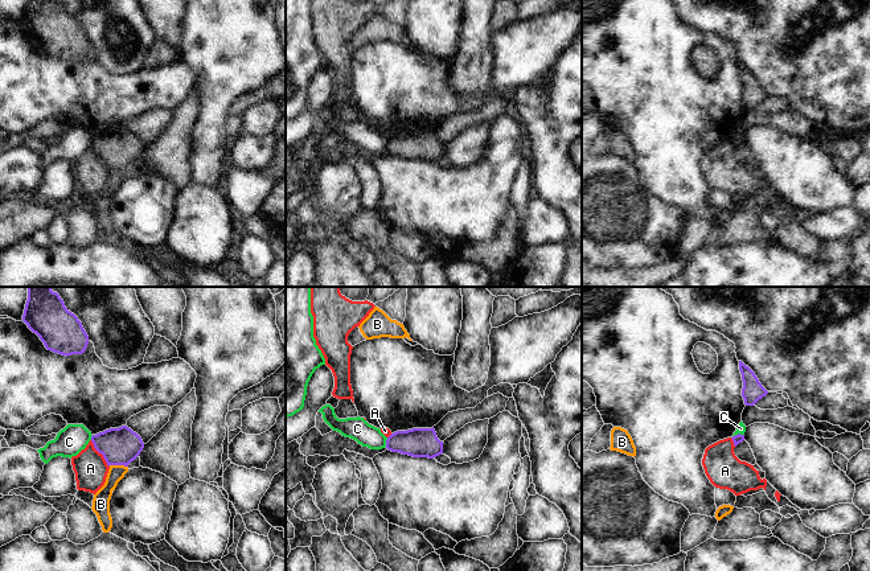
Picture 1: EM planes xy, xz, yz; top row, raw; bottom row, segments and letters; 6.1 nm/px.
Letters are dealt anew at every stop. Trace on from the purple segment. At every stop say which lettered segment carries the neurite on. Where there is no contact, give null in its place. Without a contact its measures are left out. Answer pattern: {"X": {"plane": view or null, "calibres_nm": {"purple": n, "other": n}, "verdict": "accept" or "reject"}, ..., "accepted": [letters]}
{"A": {"plane": "xy", "calibres_nm": {"purple": 220, "other": 200}, "verdict": "reject"}, "B": {"plane": "xy", "calibres_nm": {"purple": 220, "other": 100}, "verdict": "accept"}, "C": {"plane": "xz", "calibres_nm": {"purple": 180, "other": 140}, "verdict": "reject"}, "accepted": ["B"]}

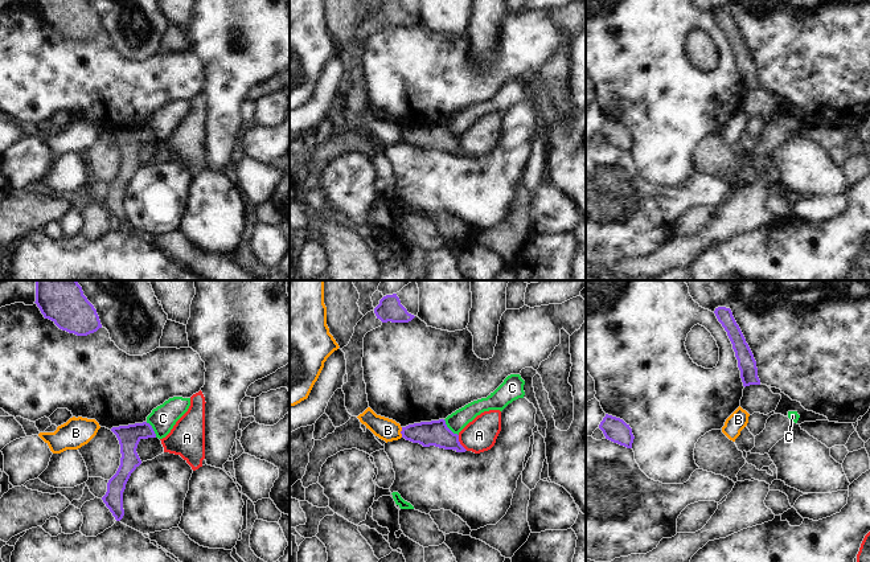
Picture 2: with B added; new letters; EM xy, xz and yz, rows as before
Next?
{"A": {"plane": "xz", "calibres_nm": {"purple": 160, "other": 200}, "verdict": "reject"}, "B": {"plane": "xz", "calibres_nm": {"purple": 160, "other": 140}, "verdict": "reject"}, "C": {"plane": "xz", "calibres_nm": {"purple": 160, "other": 110}, "verdict": "reject"}, "accepted": []}

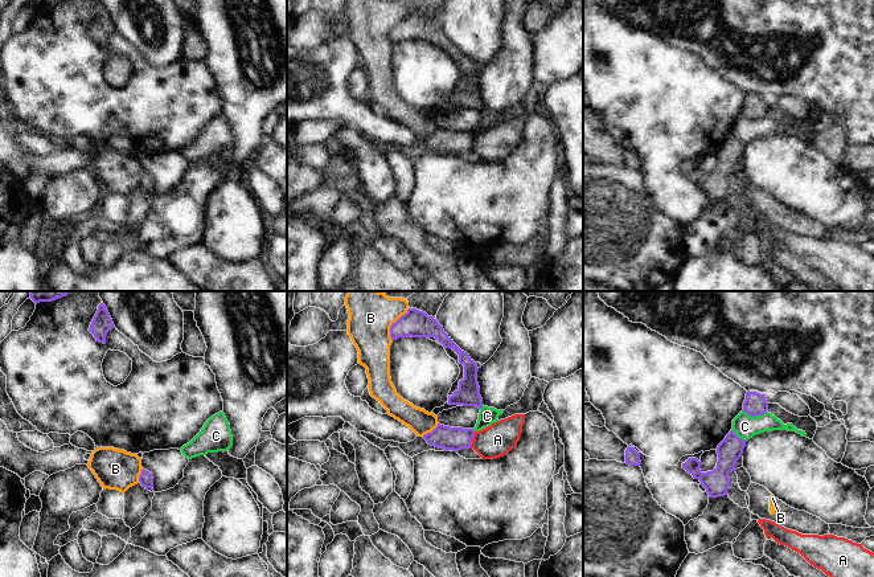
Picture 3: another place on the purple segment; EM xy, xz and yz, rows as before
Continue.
{"A": {"plane": "xz", "calibres_nm": {"purple": 140, "other": 200}, "verdict": "reject"}, "B": {"plane": "xz", "calibres_nm": {"purple": 170, "other": 260}, "verdict": "reject"}, "C": {"plane": "yz", "calibres_nm": {"purple": 140, "other": 150}, "verdict": "reject"}, "accepted": []}

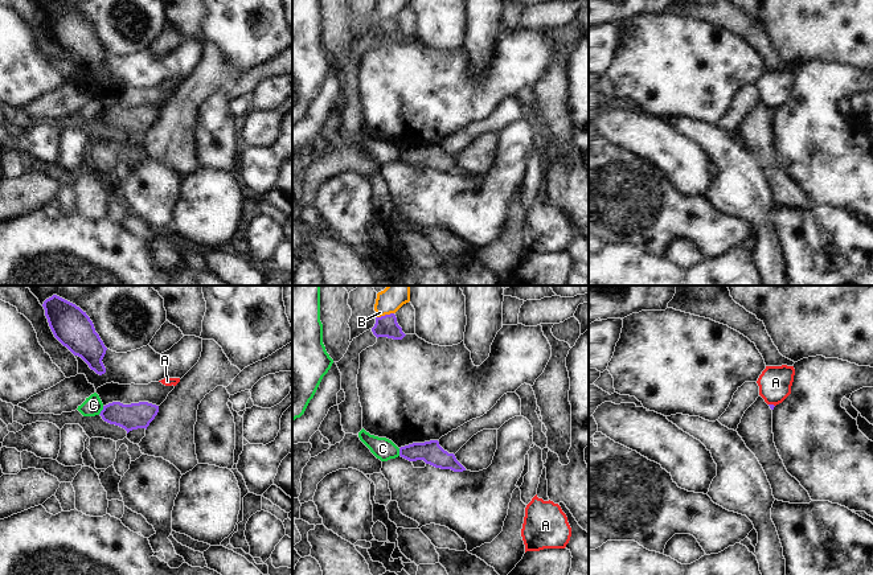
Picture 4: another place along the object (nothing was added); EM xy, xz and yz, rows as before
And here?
{"A": {"plane": "yz", "calibres_nm": {"purple": 30, "other": 200}, "verdict": "reject"}, "B": {"plane": "xz", "calibres_nm": {"purple": 130, "other": 110}, "verdict": "reject"}, "C": {"plane": "xy", "calibres_nm": {"purple": 160, "other": 120}, "verdict": "reject"}, "accepted": []}

